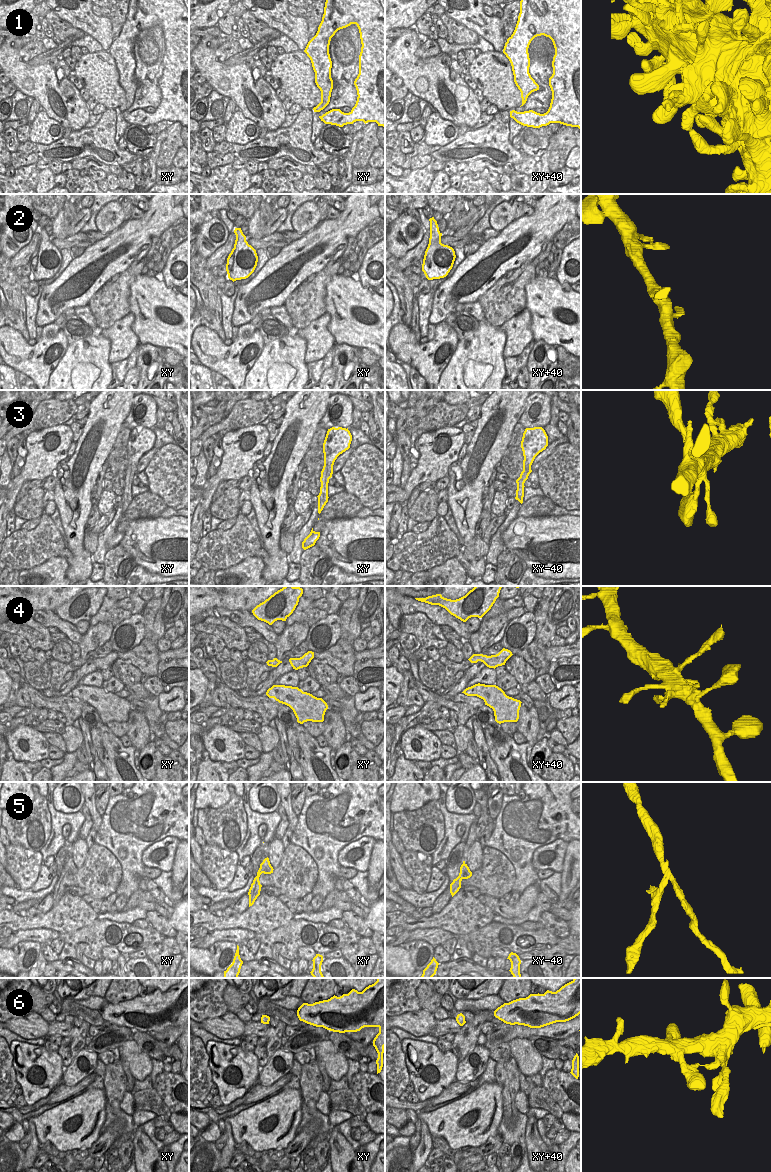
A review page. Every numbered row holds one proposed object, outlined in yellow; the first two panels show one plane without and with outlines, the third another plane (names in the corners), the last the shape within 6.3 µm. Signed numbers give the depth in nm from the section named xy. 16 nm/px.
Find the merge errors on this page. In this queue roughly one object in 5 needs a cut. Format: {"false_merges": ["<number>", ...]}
{"false_merges": ["5"]}

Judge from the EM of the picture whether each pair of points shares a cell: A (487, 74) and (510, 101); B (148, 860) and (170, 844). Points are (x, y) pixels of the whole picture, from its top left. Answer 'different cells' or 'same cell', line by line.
A: same cell
B: same cell

